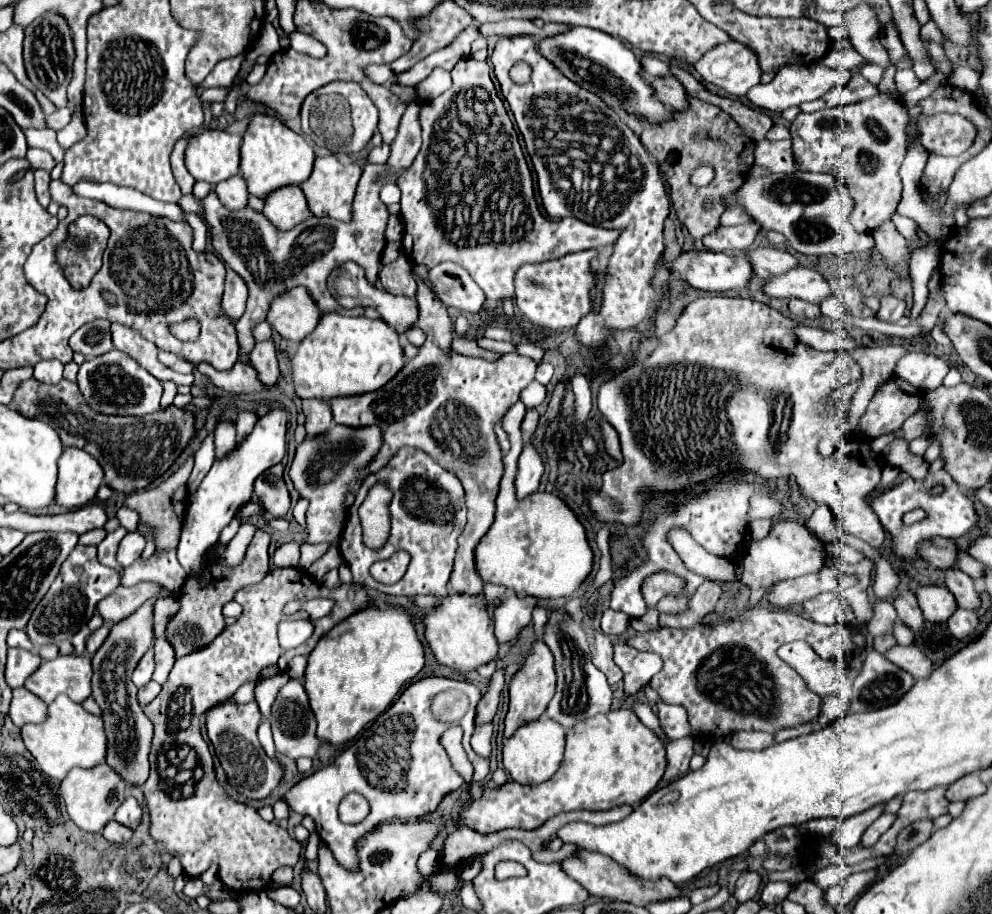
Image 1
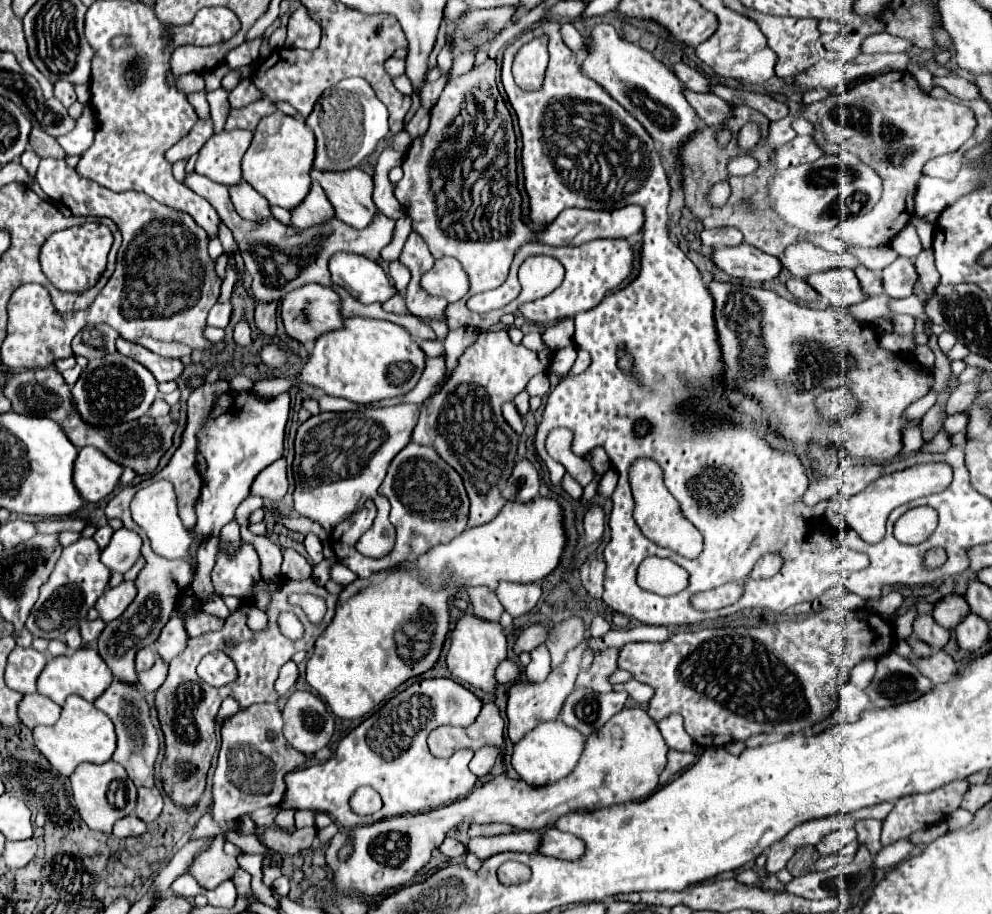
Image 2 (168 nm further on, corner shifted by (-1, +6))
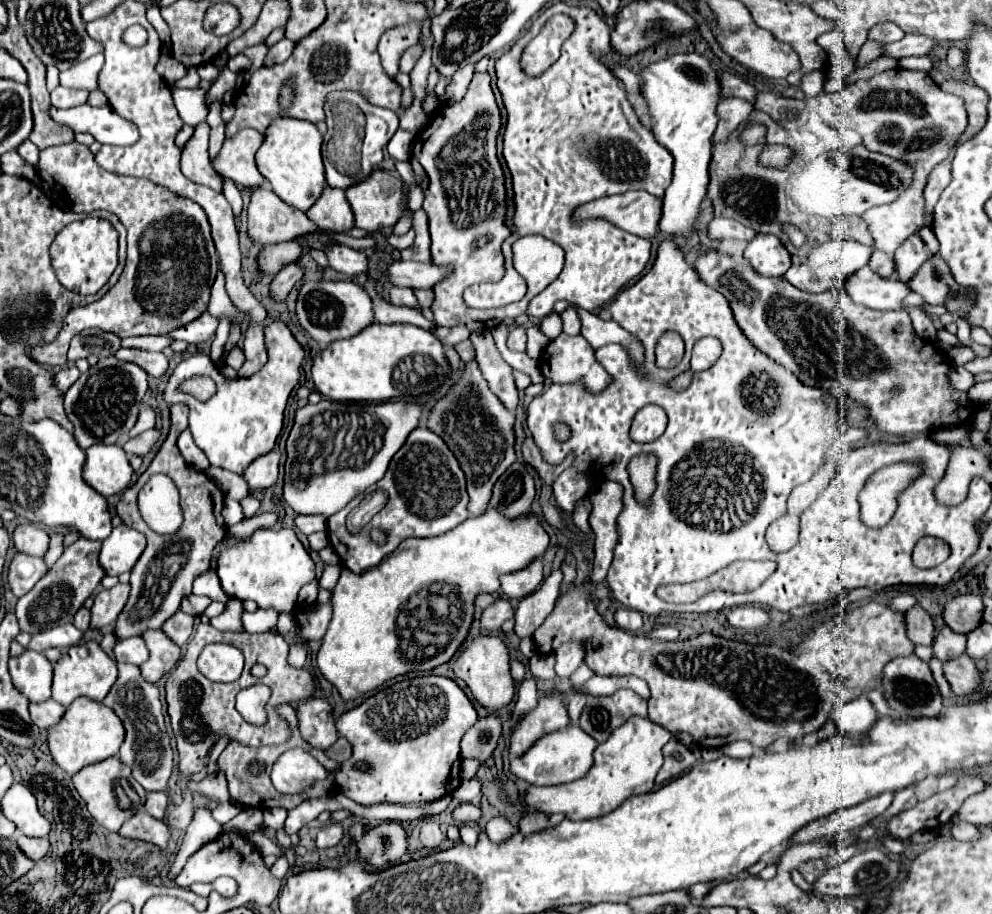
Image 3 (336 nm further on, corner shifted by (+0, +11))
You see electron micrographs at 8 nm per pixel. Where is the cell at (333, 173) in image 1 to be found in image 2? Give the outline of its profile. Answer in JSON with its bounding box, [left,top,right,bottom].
[311,167,375,229]

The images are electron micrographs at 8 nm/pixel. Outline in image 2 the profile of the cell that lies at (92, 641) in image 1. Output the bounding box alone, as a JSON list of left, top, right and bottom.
[79,619,105,643]

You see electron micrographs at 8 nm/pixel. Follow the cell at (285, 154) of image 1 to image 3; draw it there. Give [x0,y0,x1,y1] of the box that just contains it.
[256,118,326,212]

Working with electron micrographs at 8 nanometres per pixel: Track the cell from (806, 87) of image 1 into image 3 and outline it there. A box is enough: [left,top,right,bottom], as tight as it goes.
[884,34,938,58]

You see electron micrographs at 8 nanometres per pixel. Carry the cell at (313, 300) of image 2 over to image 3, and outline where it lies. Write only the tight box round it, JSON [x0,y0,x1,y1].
[296,282,374,344]

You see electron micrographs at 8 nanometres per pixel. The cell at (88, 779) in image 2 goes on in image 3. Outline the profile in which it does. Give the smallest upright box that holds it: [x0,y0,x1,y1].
[72,756,146,832]

